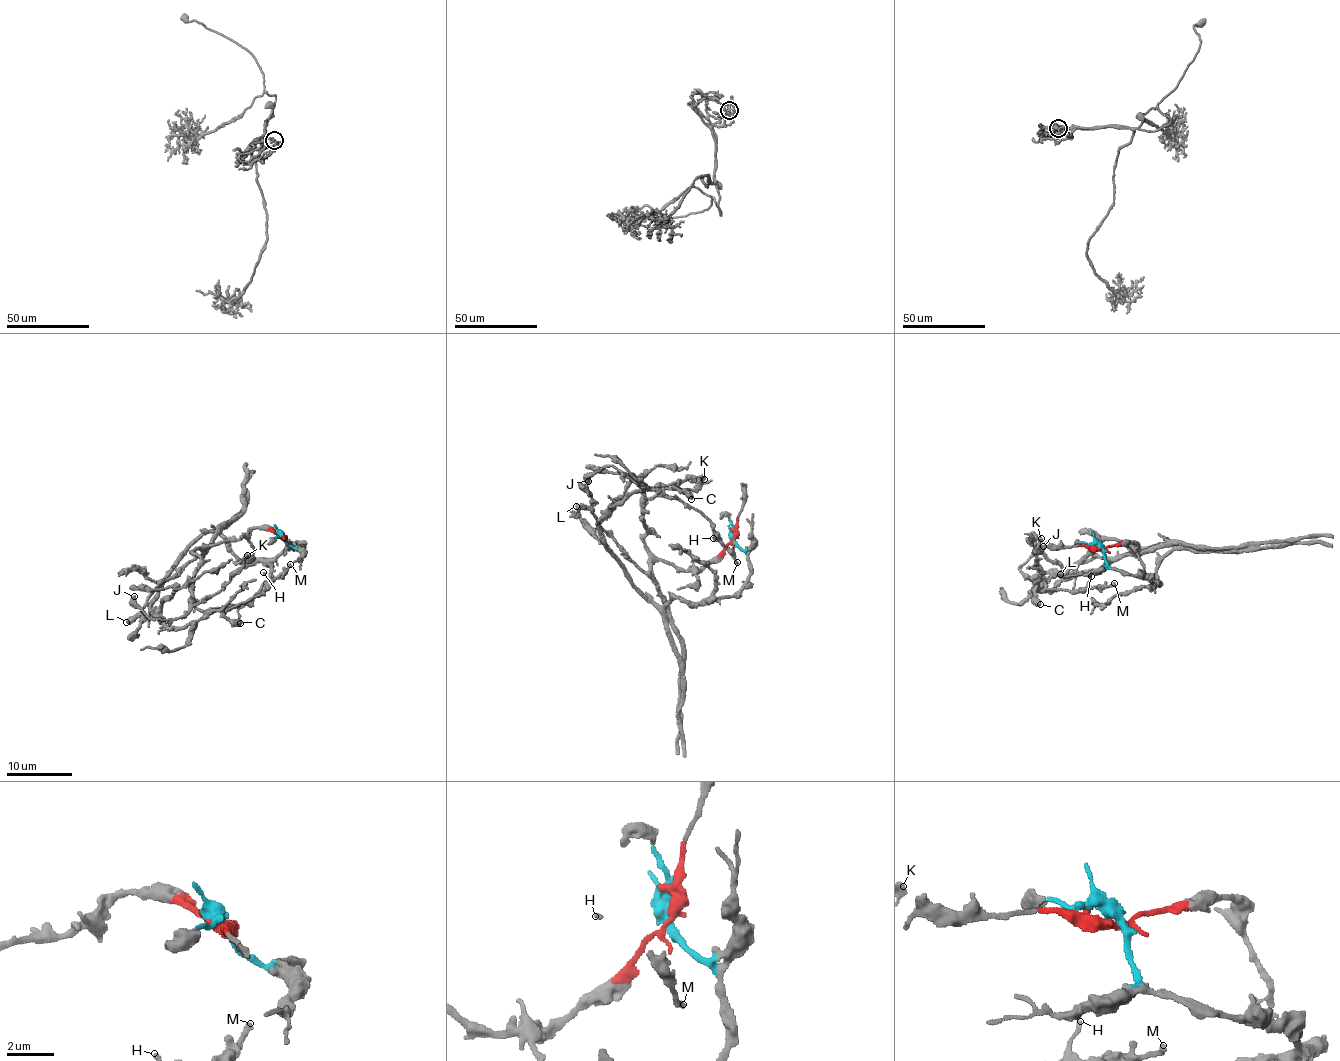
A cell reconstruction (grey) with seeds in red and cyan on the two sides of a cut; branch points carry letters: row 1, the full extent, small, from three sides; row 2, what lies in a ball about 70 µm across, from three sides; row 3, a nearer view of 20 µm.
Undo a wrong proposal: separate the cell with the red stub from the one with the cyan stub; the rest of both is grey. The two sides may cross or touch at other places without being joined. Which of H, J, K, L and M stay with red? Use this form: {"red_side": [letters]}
{"red_side": ["H", "J", "K", "L", "M"]}

